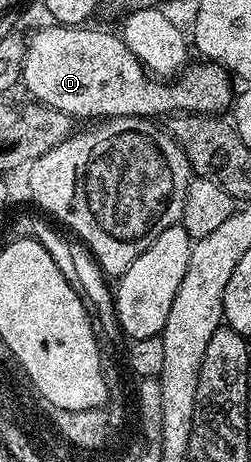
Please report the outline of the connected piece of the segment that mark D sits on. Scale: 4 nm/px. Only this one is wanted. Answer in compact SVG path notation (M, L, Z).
M88 25L51 26L27 36L20 74L22 87L43 106L58 109L77 120L96 119L92 121L126 117L152 119L156 115L168 117L173 113L219 116L233 106L233 76L221 63L193 62L185 66L178 77L165 81L145 71L119 34L91 31Z

